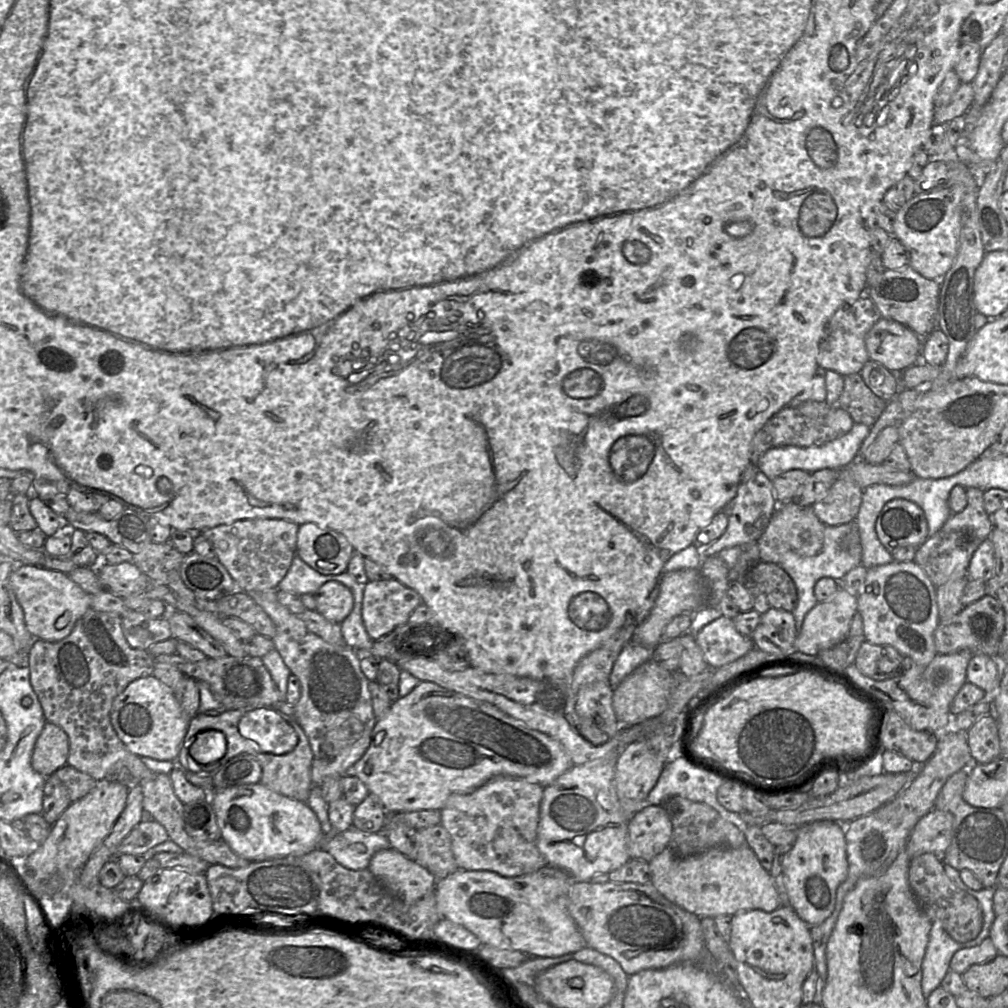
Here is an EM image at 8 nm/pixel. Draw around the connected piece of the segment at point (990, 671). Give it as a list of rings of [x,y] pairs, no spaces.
[[[974,654],[967,667],[967,681],[984,690],[991,697],[998,689],[1002,667],[995,657]]]

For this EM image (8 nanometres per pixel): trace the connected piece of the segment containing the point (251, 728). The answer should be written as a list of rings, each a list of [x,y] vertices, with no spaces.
[[[273,708],[247,711],[238,723],[240,734],[256,742],[262,752],[283,755],[298,744],[298,736],[291,725]]]

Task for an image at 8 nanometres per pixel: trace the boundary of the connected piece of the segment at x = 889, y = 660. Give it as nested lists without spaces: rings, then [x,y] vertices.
[[[865,640],[857,652],[854,664],[862,674],[877,681],[886,681],[900,674],[903,658],[890,645],[875,645]]]

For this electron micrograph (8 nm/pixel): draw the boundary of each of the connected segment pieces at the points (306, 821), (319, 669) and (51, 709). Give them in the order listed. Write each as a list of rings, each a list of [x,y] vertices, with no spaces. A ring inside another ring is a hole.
[[[187,772],[186,776],[191,784],[204,789],[206,801],[215,811],[221,839],[248,861],[300,857],[322,846],[321,824],[306,802],[279,794],[260,782],[216,790],[211,775]]]
[[[278,589],[250,591],[247,594],[269,615],[276,627],[276,635],[272,638],[275,648],[281,655],[291,674],[297,676],[301,683],[301,696],[293,707],[293,716],[308,736],[313,752],[311,781],[313,786],[321,786],[329,776],[347,775],[352,767],[367,751],[372,731],[377,718],[373,711],[369,690],[370,681],[360,667],[361,657],[357,650],[345,643],[330,644],[309,631],[305,623],[277,600]]]
[[[91,607],[64,639],[58,642],[34,640],[28,652],[30,682],[46,721],[61,727],[68,736],[69,766],[96,781],[109,780],[116,773],[127,770],[134,784],[154,778],[157,773],[128,750],[113,728],[110,717],[114,699],[132,681],[153,675],[153,658],[147,650],[129,645],[119,615]]]

